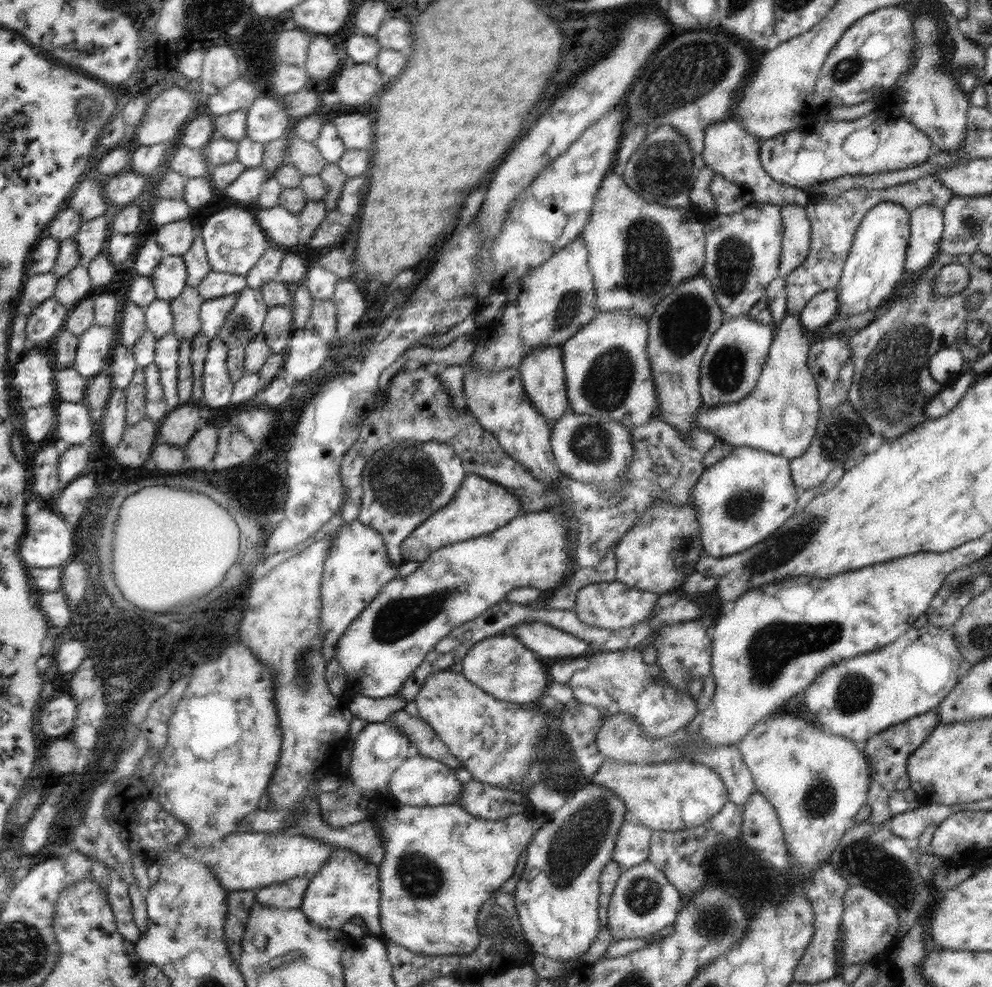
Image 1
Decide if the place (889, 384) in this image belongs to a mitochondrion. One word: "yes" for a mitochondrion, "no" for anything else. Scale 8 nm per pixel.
yes

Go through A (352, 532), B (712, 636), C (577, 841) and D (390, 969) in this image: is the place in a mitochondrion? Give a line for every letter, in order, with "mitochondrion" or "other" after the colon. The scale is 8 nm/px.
A: other
B: other
C: mitochondrion
D: other

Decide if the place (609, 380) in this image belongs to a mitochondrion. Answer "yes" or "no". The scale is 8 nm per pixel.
yes

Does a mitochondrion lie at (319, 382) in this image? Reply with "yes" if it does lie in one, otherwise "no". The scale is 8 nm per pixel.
no

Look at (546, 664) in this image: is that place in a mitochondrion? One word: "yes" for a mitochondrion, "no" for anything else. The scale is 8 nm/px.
no

